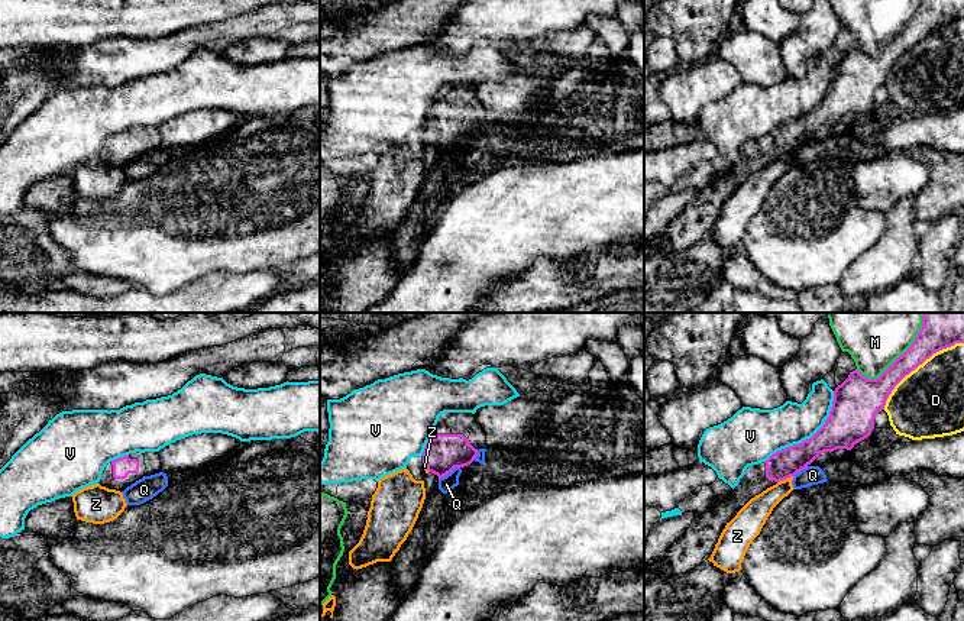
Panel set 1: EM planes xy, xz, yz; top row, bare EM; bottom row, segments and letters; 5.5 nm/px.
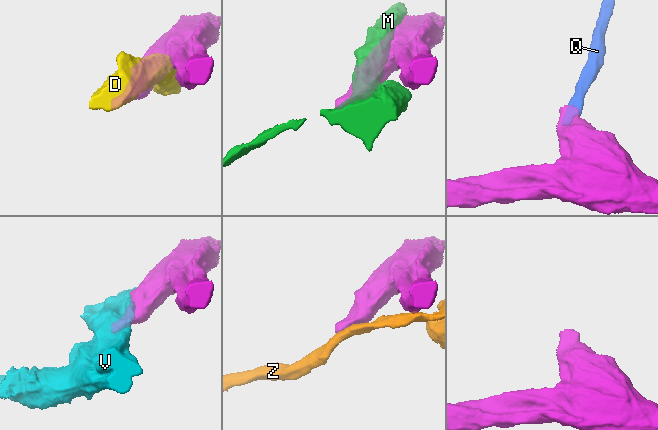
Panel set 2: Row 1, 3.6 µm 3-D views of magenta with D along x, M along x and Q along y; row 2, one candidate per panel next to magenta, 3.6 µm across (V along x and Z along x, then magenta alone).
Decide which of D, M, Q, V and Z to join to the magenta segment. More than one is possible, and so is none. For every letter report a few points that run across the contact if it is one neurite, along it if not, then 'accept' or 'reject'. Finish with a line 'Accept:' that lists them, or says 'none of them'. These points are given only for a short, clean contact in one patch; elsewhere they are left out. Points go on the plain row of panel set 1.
D: reject
M: reject
Q: xz (459, 142), (455, 142), (439, 155) | reject
V: reject
Z: yz (792, 151), (778, 158) | reject
Accept: none of them

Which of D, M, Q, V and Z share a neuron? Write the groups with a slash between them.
D / M / Q / V / Z

